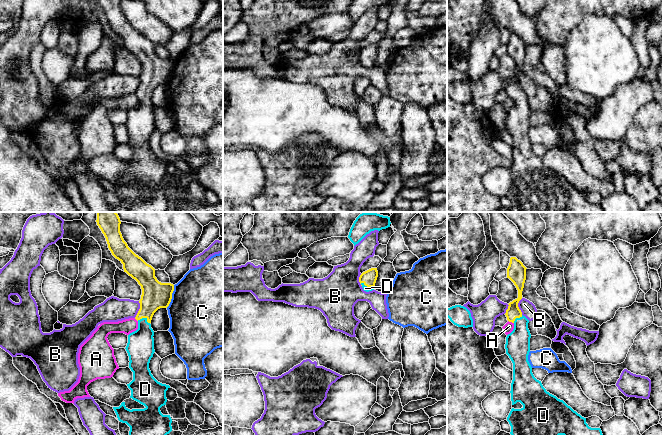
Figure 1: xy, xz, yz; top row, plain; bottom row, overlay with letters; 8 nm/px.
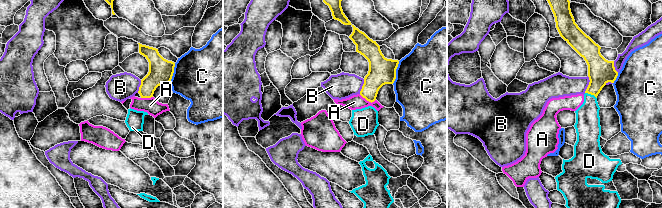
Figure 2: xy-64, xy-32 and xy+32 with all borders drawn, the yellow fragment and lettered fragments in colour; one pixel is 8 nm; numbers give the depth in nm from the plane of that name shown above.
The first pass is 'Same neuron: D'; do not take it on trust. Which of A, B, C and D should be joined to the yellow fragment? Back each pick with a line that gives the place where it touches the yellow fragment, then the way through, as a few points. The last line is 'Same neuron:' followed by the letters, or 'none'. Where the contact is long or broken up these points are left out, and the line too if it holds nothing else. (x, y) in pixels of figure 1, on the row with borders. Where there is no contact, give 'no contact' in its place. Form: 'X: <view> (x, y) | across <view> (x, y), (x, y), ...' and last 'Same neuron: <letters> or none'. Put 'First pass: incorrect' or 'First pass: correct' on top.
First pass: correct
D: xy (144, 317) | across xy (155, 295), (149, 303), (144, 317), (144, 335), (140, 347)
Same neuron: D

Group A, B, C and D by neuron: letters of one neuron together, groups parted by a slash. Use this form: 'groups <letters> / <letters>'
groups A / B / C / D

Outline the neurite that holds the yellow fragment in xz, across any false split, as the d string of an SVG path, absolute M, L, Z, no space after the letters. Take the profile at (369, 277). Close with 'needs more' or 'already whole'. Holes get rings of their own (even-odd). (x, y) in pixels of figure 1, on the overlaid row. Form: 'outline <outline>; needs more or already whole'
outline M371 268L363 272L359 277L359 282L364 291L369 292L374 290L374 286L378 277L377 268Z; needs more

